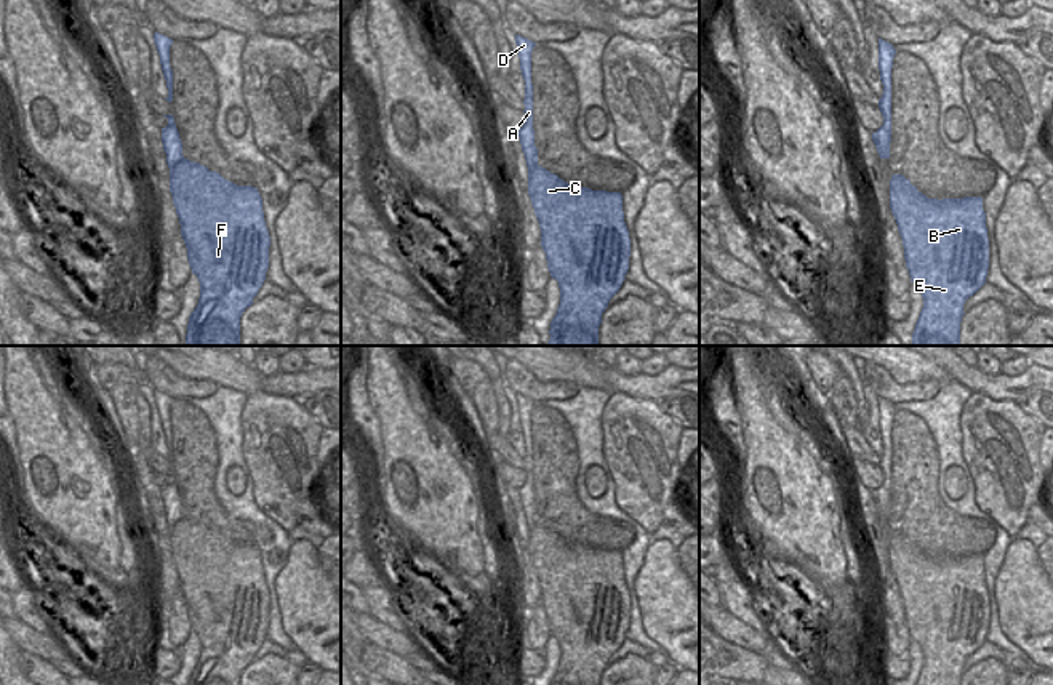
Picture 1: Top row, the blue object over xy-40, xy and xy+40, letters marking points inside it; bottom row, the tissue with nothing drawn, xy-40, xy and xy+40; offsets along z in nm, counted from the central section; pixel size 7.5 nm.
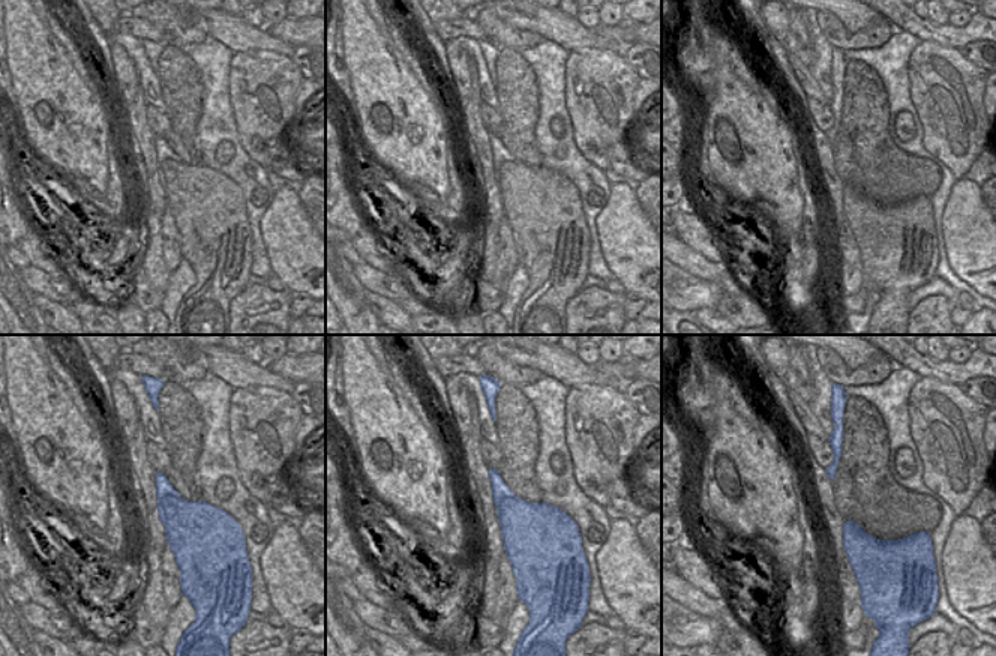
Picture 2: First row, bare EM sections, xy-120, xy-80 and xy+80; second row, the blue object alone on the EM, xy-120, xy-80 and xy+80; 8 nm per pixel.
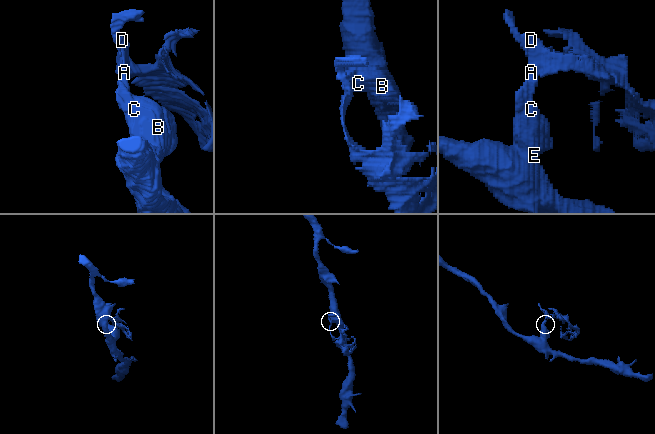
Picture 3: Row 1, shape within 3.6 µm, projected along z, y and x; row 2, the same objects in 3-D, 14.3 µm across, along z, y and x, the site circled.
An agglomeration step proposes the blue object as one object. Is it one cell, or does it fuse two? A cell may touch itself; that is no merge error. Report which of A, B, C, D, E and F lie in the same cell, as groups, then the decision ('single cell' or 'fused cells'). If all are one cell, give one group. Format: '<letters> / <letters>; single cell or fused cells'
A D / B C E F; fused cells

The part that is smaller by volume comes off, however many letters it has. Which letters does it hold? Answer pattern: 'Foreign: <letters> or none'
Foreign: A, D

